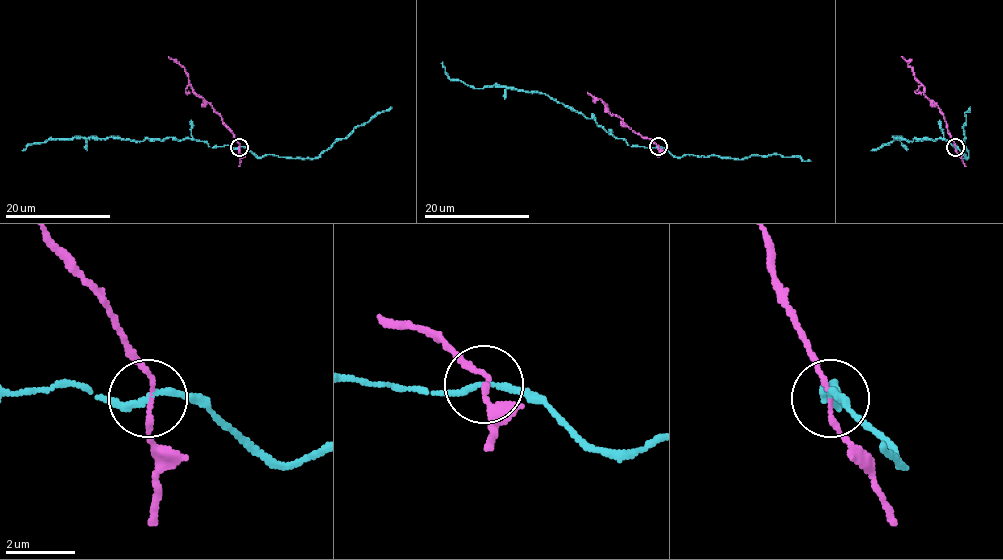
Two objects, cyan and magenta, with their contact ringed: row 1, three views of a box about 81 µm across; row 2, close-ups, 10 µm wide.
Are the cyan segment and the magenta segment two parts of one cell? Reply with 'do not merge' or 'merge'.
do not merge

